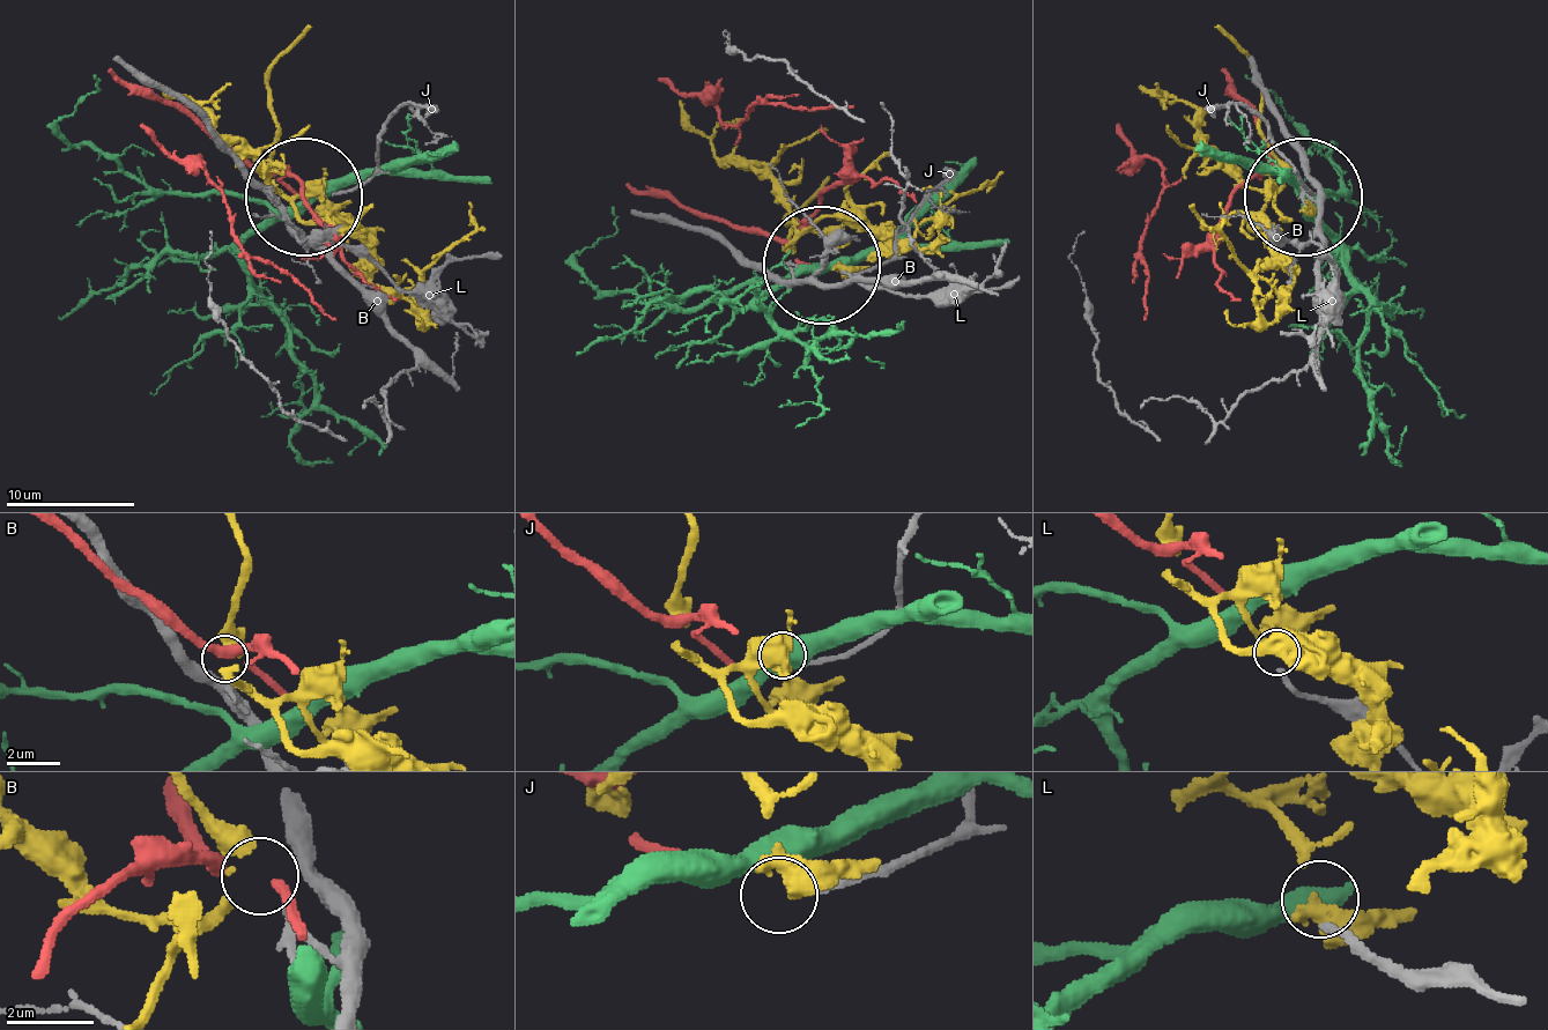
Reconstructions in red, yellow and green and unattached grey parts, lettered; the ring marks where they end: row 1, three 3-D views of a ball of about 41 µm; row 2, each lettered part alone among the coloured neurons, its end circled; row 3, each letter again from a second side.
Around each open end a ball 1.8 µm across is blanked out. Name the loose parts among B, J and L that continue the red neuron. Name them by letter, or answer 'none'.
none

